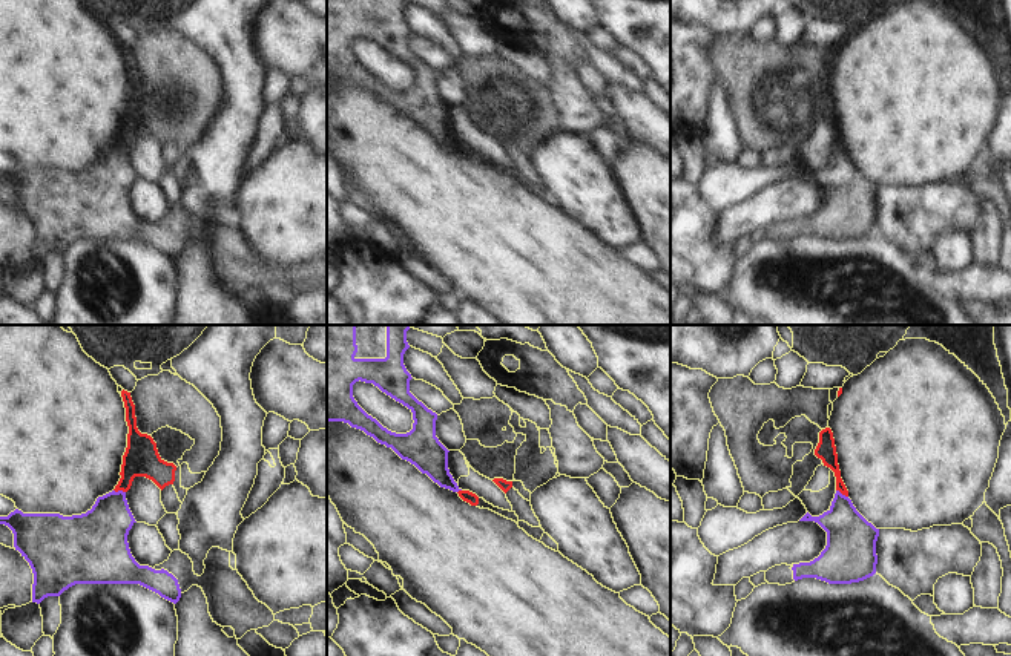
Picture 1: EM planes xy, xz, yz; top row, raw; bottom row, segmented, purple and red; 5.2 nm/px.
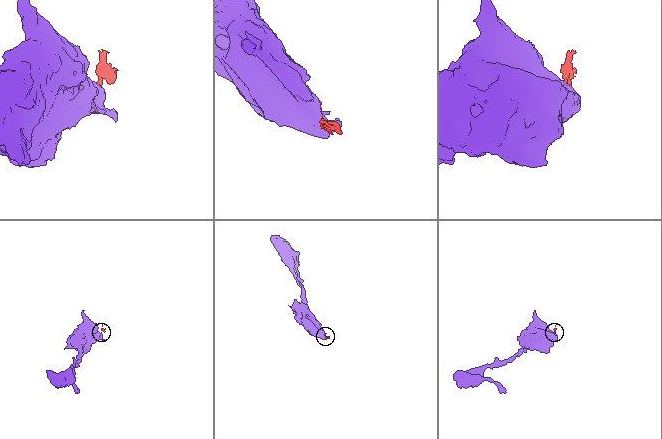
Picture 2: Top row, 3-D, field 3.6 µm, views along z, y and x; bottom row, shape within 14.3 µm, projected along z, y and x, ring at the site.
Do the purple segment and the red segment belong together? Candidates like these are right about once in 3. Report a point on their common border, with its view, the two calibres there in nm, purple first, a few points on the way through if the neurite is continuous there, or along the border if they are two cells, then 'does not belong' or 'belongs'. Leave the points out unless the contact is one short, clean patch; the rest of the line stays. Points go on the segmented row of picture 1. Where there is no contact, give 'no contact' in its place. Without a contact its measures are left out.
xy (120, 491) | 280/190 nm | along xy (114, 489), (125, 492) | does not belong

